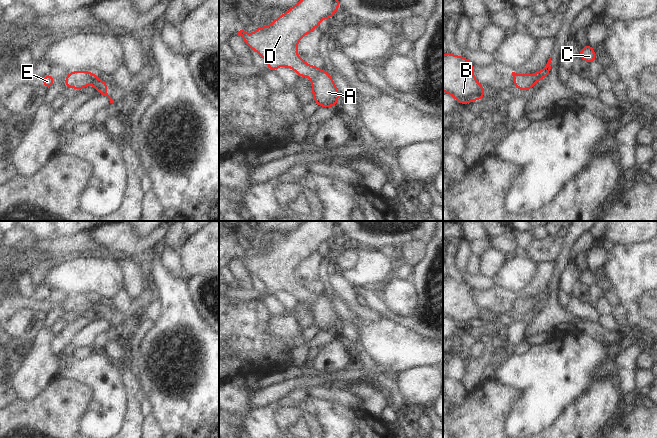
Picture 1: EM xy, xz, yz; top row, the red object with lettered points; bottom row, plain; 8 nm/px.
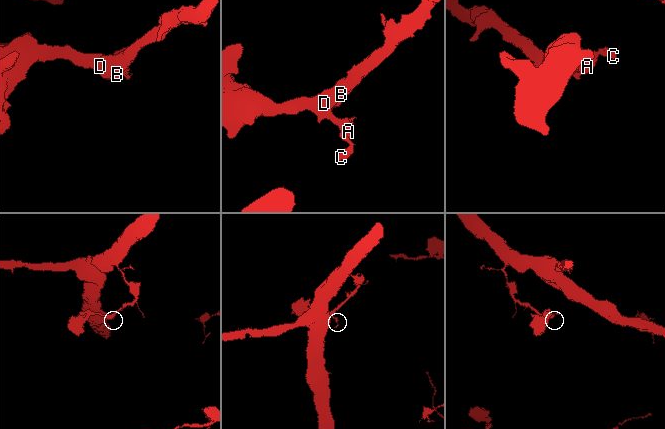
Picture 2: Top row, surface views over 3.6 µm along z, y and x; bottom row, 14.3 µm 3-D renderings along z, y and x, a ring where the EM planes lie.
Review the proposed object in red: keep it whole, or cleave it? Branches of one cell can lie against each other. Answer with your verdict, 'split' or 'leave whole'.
leave whole

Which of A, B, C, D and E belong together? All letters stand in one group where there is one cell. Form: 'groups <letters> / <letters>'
groups A B C D E

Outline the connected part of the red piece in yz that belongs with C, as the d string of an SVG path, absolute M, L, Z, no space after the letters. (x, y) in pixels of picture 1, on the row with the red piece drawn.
M588 44L587 46L581 48L579 58L587 61L588 63L592 63L596 59L593 47Z

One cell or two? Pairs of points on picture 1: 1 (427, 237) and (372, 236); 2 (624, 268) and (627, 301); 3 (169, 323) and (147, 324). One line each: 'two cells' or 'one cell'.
1: one cell
2: one cell
3: two cells

